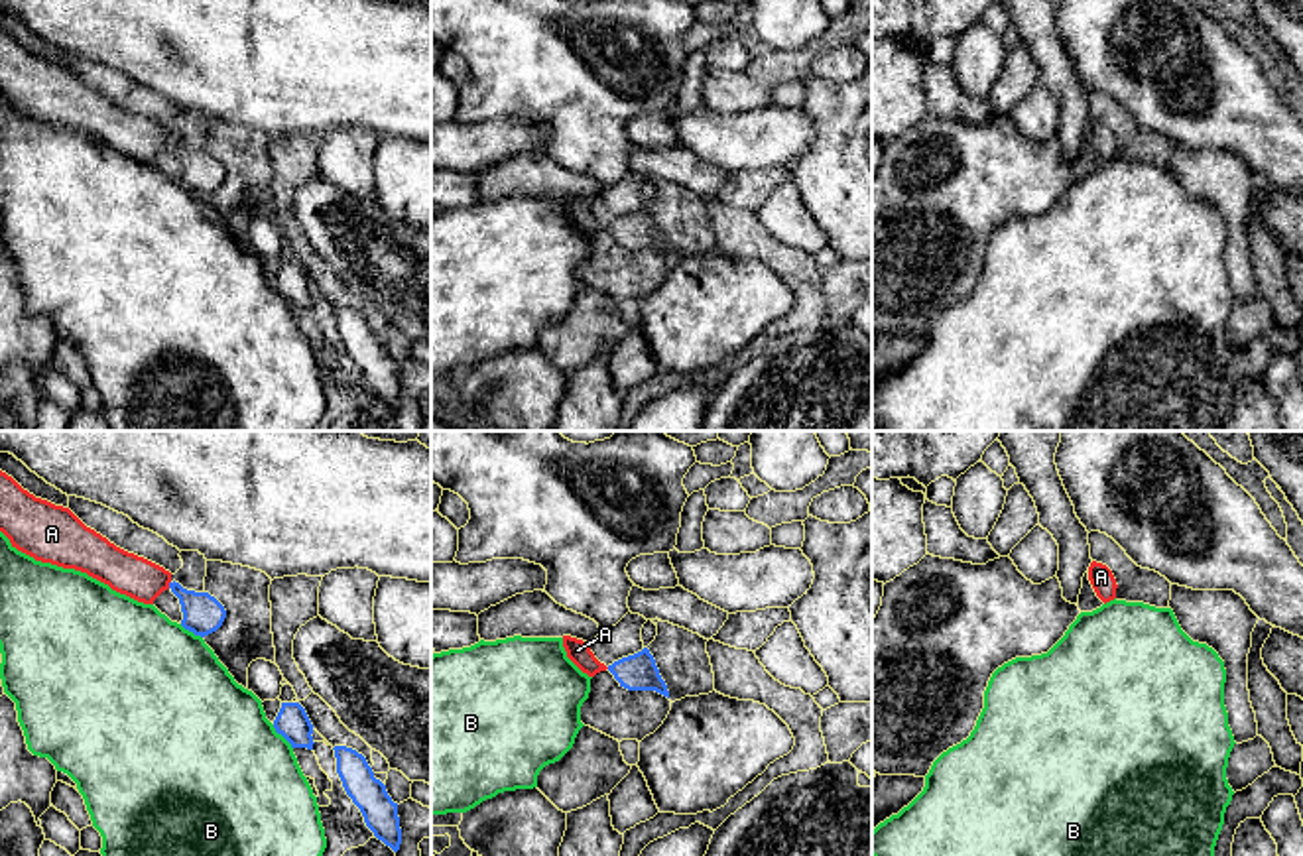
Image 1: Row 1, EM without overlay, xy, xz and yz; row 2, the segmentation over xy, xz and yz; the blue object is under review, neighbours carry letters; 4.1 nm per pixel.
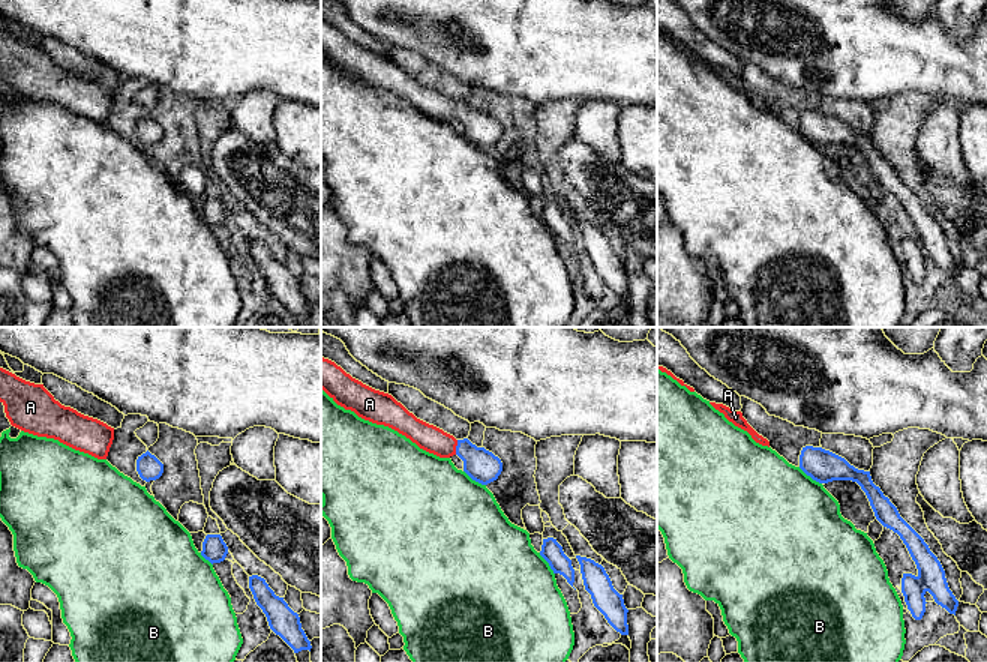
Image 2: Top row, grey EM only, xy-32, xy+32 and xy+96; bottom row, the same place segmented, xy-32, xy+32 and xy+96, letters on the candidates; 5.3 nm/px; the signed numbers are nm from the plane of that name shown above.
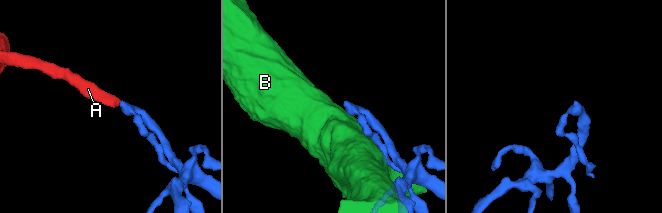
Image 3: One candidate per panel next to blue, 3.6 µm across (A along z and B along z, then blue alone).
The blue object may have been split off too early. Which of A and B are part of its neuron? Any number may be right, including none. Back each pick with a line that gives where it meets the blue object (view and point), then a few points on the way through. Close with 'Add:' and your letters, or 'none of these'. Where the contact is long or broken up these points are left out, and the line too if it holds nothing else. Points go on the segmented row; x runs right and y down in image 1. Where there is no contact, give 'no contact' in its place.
A: meets blue in xy at (170, 585); runs through xy (203, 614), (170, 585), (126, 573)
Add: A

